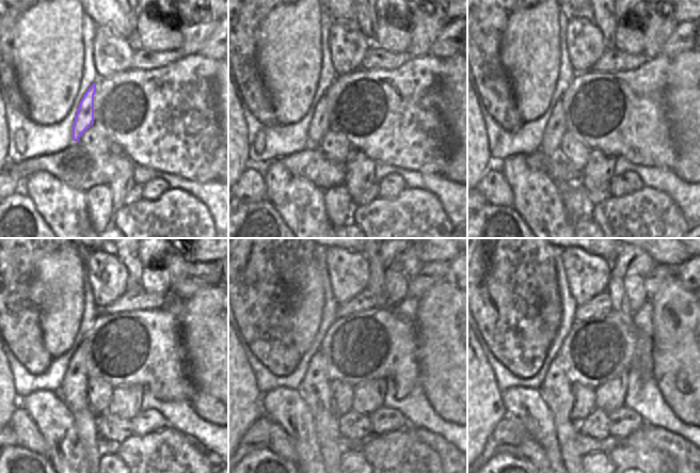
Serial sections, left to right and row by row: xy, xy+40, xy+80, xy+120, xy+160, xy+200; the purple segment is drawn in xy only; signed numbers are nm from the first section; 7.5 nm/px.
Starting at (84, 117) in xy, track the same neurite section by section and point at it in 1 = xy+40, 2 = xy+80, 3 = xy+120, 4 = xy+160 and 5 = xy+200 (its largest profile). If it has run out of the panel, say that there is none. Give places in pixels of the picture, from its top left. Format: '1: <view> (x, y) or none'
1: xy+40 (319, 124)
2: xy+80 (555, 128)
3: xy+120 (74, 390)
4: xy+160 (314, 389)
5: xy+200 (555, 390)

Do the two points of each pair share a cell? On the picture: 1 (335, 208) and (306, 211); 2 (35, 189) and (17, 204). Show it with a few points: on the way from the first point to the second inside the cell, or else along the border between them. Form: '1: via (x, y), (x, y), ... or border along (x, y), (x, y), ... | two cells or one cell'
1: border along (322, 191), (325, 216), (333, 226) | two cells
2: border along (21, 191), (31, 200), (35, 209), (42, 216) | two cells

